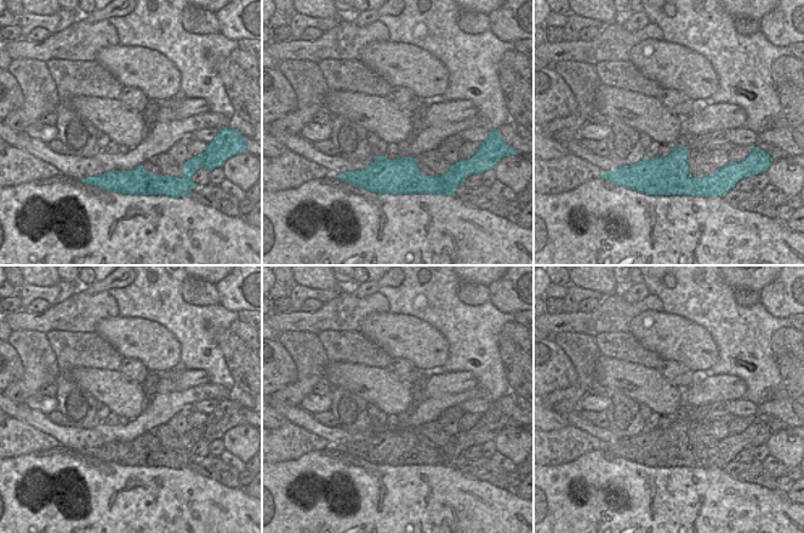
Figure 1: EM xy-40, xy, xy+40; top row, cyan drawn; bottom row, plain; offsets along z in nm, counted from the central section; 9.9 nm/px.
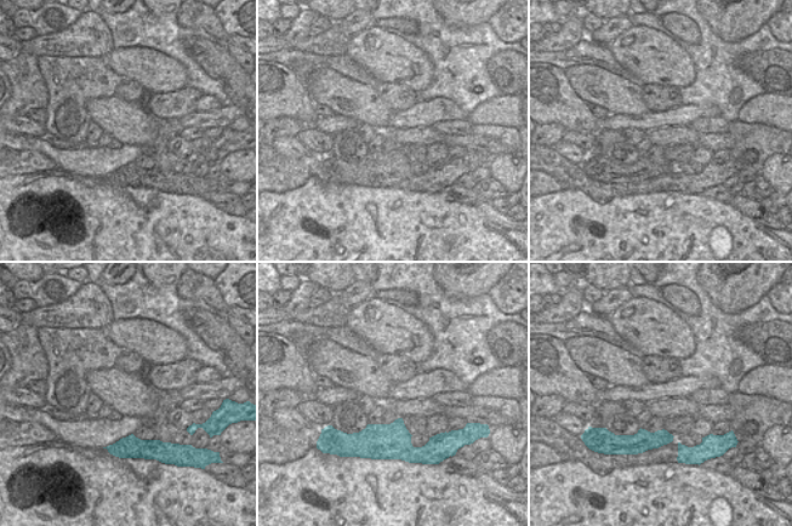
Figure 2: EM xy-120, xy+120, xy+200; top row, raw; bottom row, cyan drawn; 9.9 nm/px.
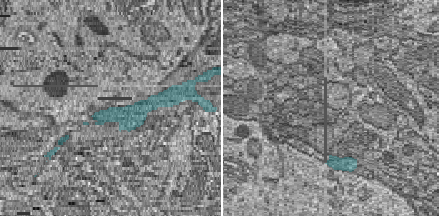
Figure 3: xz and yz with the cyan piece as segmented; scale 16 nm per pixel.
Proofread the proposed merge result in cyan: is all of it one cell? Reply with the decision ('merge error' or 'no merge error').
merge error

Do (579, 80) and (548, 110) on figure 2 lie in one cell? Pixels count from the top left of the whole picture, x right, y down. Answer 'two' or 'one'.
two

